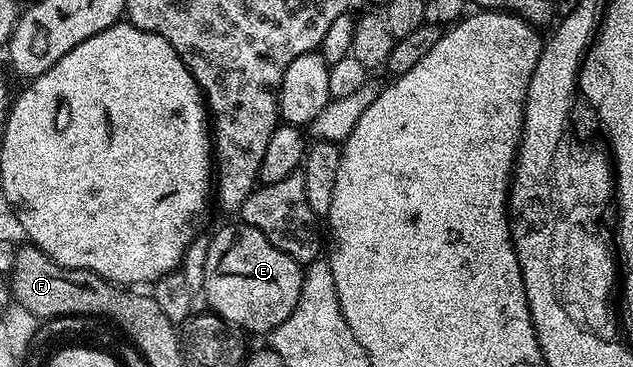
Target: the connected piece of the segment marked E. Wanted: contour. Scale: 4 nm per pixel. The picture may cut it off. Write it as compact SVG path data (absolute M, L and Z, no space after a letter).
M243 222L228 224L220 228L212 236L208 249L204 252L204 296L215 315L221 316L237 329L248 332L271 333L294 310L298 298L302 294L304 268L299 260L290 258L290 254L282 254L278 246L274 246L254 226Z

